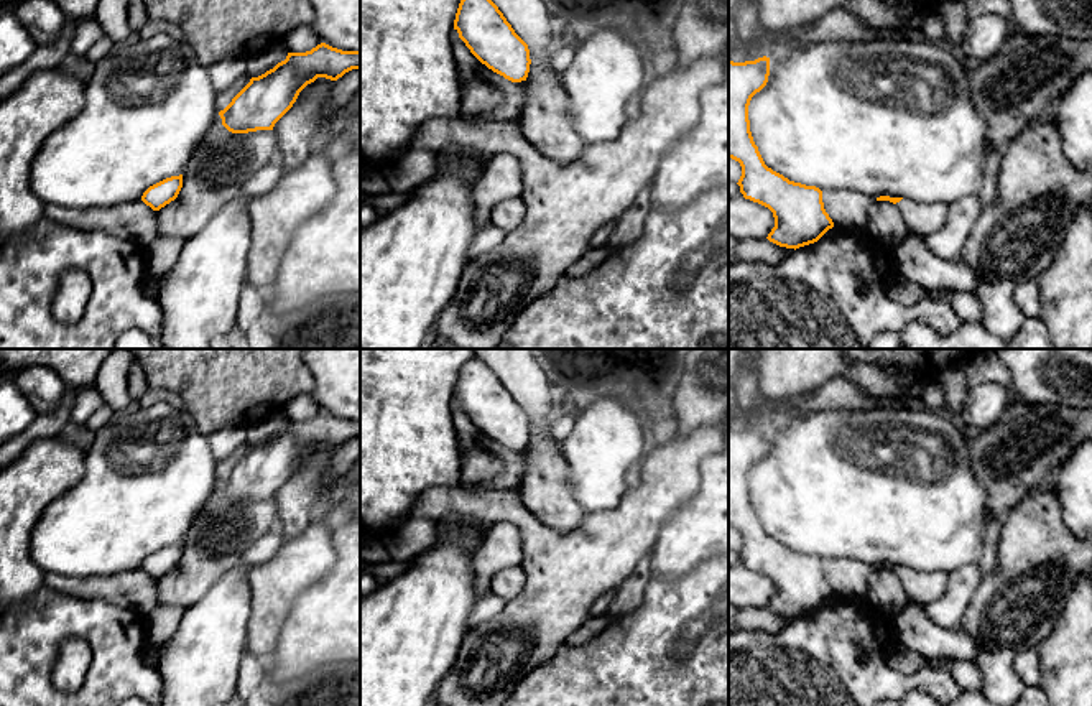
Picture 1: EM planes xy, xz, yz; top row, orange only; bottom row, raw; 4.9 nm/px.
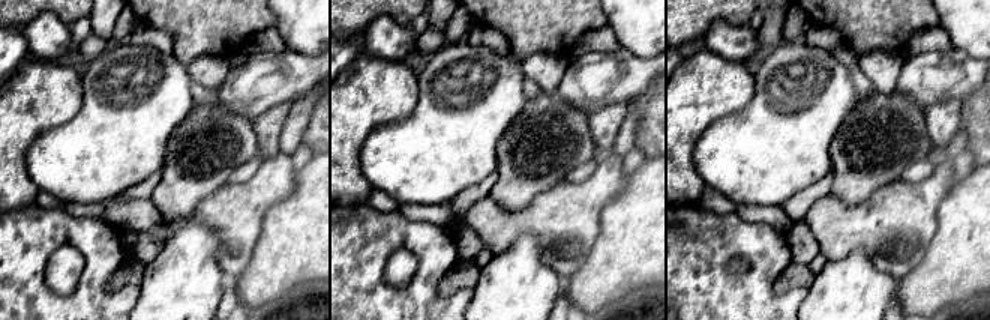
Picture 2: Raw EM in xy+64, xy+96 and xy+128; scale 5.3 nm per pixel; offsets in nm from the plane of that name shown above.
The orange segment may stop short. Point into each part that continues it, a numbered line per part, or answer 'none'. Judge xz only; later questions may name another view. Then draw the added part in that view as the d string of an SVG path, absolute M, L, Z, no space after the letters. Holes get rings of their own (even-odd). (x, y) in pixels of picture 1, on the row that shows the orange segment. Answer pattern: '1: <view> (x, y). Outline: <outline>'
none

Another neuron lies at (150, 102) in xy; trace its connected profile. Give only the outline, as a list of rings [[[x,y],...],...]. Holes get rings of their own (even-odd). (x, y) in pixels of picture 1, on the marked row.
[[[164,33],[150,39],[138,36],[115,43],[112,51],[95,63],[86,84],[84,109],[48,137],[31,166],[31,189],[44,204],[69,209],[112,207],[141,199],[143,193],[171,176],[183,174],[187,160],[215,122],[217,92],[194,49]]]

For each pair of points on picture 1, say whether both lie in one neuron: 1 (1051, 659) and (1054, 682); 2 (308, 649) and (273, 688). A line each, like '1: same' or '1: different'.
1: same
2: different

